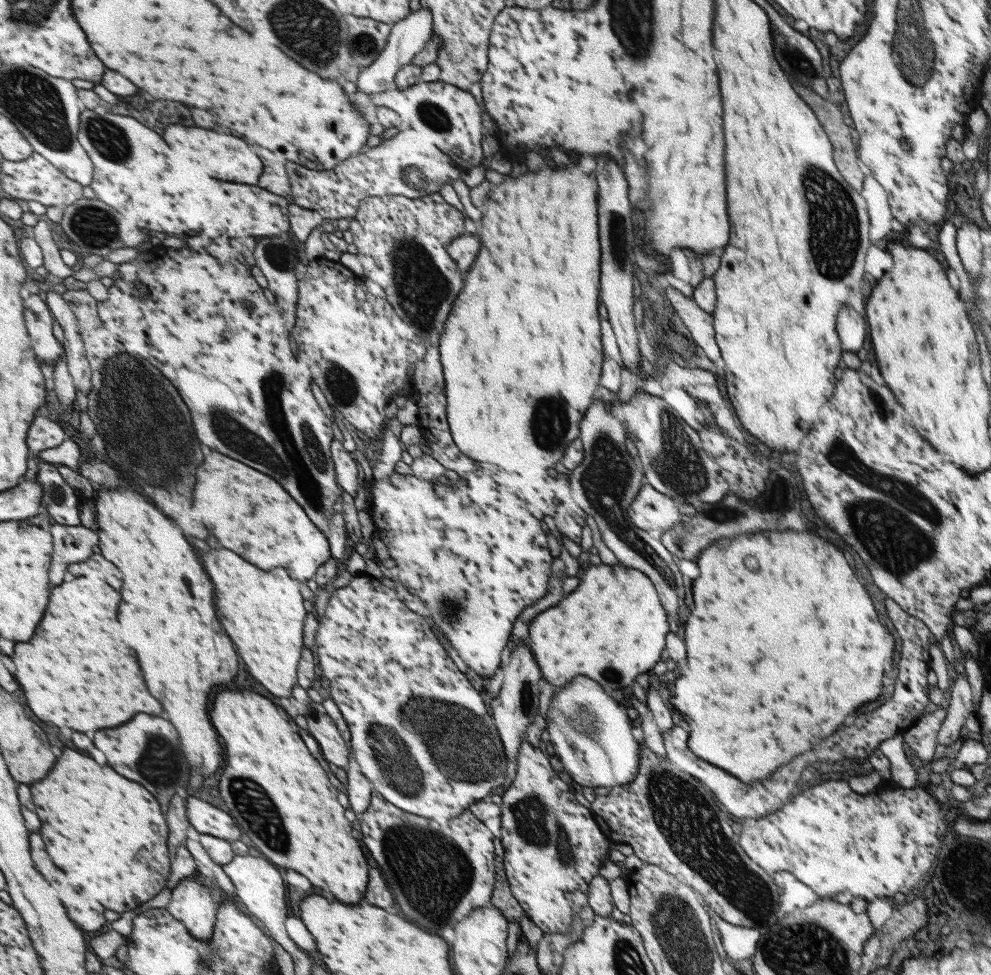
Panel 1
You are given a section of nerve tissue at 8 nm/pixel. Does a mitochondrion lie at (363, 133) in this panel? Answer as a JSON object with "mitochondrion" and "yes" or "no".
{"mitochondrion":"no"}

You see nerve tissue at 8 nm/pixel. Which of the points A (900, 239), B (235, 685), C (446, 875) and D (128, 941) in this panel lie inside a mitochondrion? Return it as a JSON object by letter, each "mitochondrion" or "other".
{"A":"other","B":"other","C":"mitochondrion","D":"other"}

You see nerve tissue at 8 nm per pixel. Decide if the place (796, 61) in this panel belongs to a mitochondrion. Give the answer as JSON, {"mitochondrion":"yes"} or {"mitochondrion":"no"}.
{"mitochondrion":"yes"}

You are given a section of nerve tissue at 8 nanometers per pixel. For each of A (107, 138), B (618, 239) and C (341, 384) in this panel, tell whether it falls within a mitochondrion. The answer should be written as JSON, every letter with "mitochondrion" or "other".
{"A":"mitochondrion","B":"mitochondrion","C":"mitochondrion"}

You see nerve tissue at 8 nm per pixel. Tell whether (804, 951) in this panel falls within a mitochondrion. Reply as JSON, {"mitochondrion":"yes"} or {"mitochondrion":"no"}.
{"mitochondrion":"yes"}

